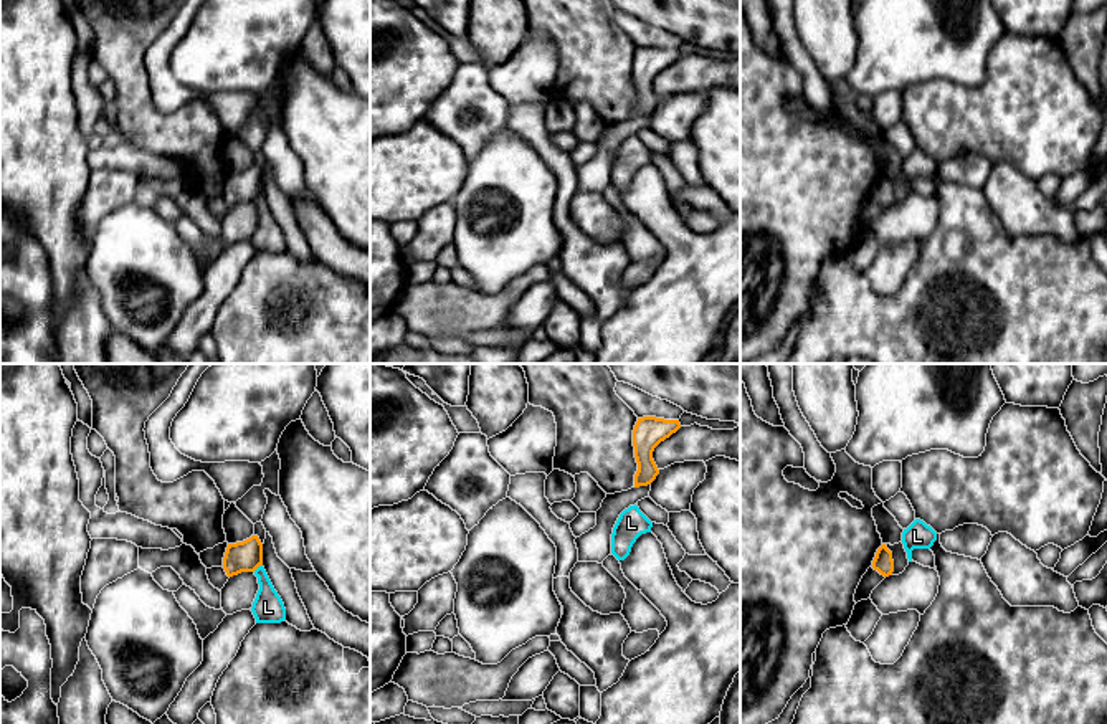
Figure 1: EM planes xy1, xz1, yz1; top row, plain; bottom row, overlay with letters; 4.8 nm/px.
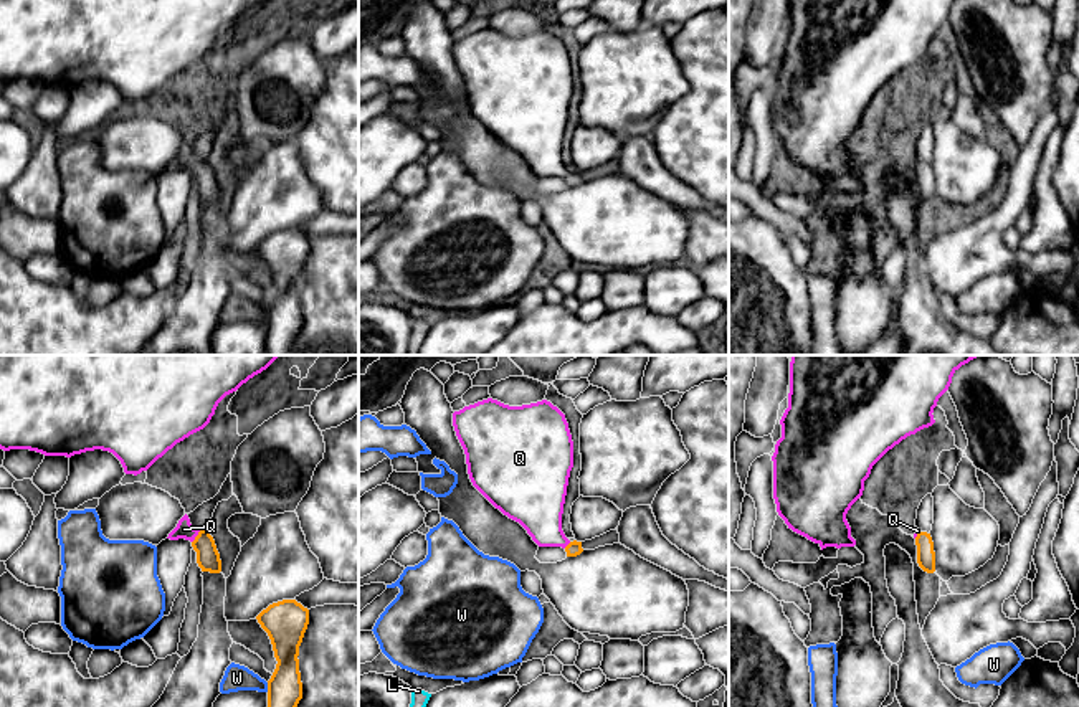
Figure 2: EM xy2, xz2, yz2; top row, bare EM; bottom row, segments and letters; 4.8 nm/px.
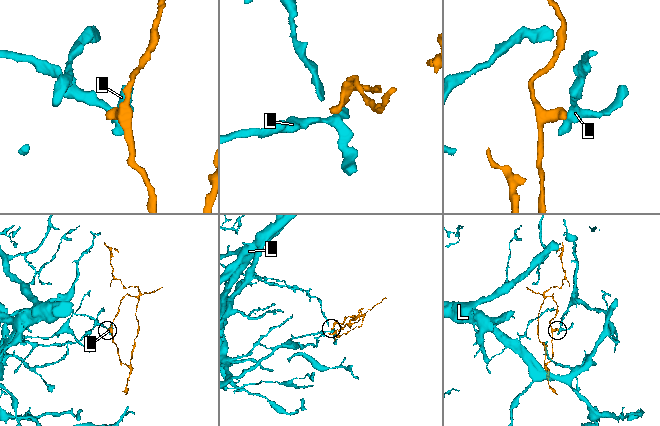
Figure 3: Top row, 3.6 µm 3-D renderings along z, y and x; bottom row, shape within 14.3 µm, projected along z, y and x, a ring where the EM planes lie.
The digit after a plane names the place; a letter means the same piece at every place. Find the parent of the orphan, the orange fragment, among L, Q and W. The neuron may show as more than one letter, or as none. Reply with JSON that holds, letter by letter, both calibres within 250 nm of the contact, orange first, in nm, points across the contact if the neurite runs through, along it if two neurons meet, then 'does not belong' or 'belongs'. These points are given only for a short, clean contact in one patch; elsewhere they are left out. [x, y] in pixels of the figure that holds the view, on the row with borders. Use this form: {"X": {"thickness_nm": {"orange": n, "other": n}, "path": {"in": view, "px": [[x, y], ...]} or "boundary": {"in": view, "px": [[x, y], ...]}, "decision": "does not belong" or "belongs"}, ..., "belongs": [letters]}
{"L": {"thickness_nm": {"orange": 150, "other": 150}, "boundary": {"in": "xy1", "px": [[261, 564], [253, 571]]}, "decision": "does not belong"}, "Q": {"thickness_nm": {"orange": 110, "other": 90}, "boundary": {"in": "xy2", "px": [[200, 531], [192, 542]]}, "decision": "does not belong"}, "W": {"thickness_nm": {"orange": 180, "other": 130}, "decision": "does not belong"}, "belongs": []}

